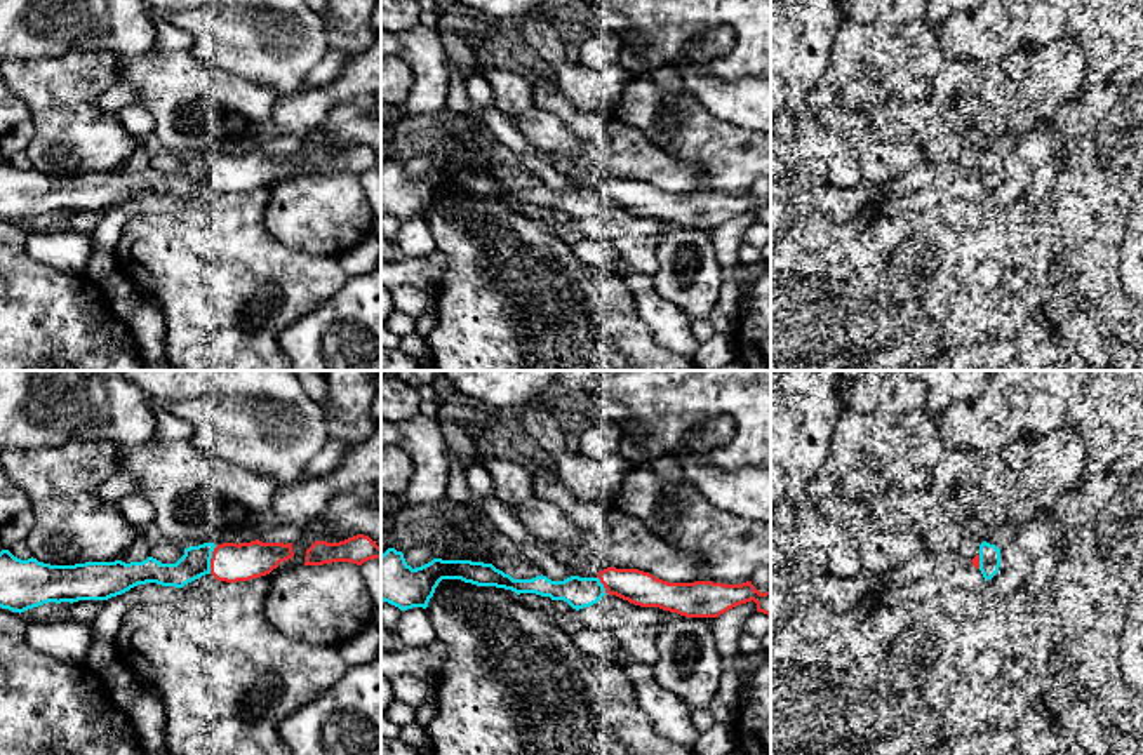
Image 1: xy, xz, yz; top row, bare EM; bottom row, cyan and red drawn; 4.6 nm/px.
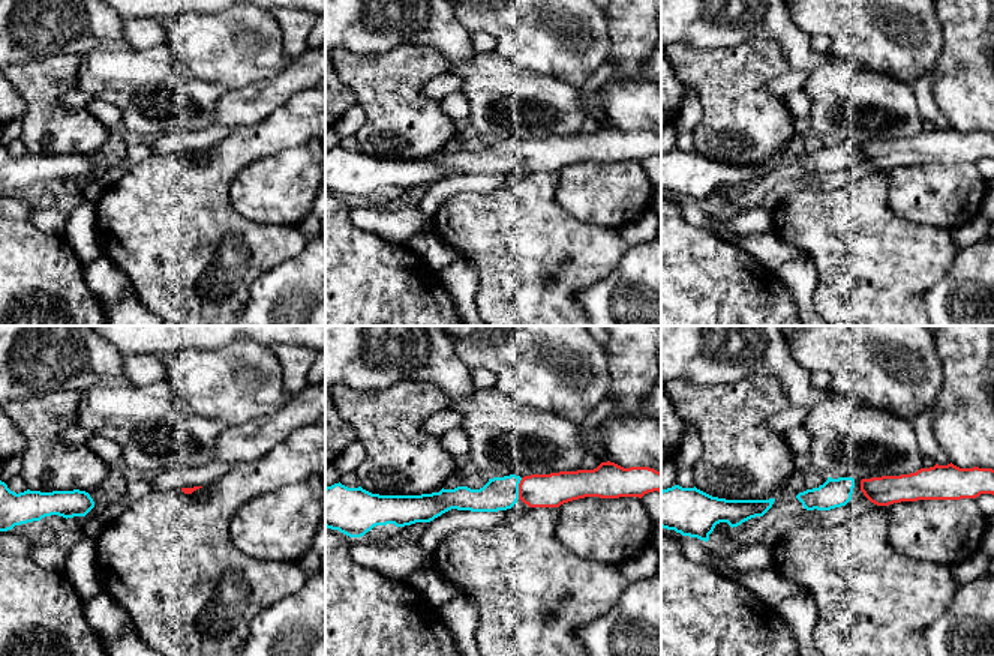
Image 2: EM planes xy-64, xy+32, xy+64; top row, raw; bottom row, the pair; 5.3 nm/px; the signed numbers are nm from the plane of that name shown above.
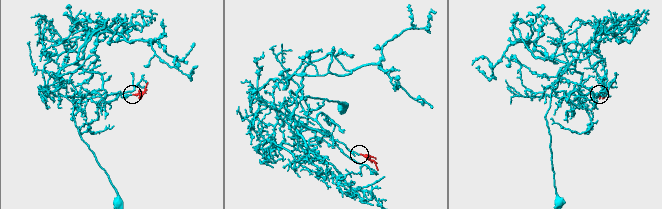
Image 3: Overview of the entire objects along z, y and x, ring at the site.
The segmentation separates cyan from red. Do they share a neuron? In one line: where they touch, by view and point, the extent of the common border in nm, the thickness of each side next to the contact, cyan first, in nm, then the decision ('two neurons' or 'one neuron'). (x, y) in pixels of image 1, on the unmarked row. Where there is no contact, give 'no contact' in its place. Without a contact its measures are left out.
contact xy (209, 171); length 130 nm; calibres 140 and 180 nm; one neuron

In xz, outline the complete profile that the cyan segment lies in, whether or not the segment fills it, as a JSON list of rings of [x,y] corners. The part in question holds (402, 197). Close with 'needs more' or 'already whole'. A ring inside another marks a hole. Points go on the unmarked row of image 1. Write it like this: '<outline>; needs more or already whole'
[[[388,158],[381,165],[381,210],[400,221],[428,217],[442,190],[461,190],[477,197],[496,197],[520,204],[536,204],[564,210],[579,221],[597,214],[605,204],[640,217],[659,217],[685,228],[719,228],[729,219],[755,212],[757,221],[771,228],[771,200],[760,204],[752,191],[724,195],[713,191],[668,193],[638,179],[607,177],[597,188],[571,186],[551,191],[546,186],[513,190],[492,174],[442,170],[412,179],[402,162]]]; needs more

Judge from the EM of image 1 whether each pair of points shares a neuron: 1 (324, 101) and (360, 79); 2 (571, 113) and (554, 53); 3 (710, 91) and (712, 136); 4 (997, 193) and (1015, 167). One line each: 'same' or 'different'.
1: same
2: different
3: different
4: same

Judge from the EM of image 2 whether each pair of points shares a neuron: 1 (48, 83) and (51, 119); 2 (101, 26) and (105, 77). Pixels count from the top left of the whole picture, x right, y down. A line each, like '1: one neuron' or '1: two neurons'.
1: one neuron
2: two neurons

